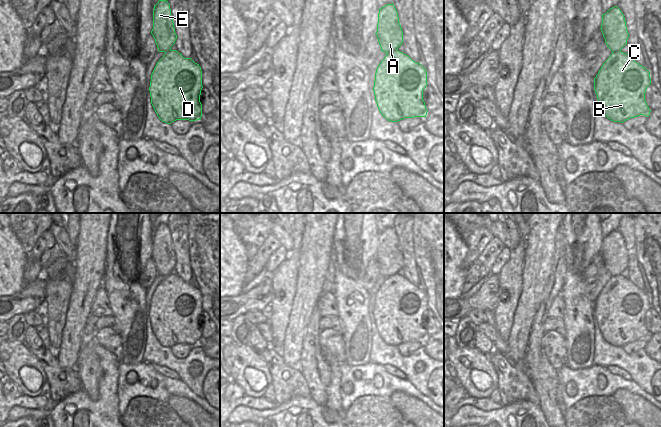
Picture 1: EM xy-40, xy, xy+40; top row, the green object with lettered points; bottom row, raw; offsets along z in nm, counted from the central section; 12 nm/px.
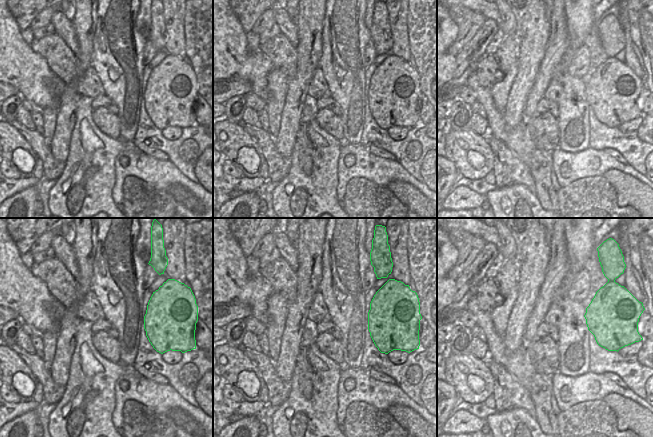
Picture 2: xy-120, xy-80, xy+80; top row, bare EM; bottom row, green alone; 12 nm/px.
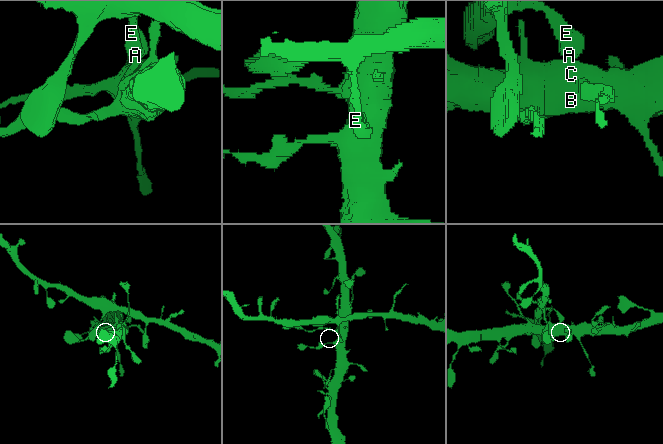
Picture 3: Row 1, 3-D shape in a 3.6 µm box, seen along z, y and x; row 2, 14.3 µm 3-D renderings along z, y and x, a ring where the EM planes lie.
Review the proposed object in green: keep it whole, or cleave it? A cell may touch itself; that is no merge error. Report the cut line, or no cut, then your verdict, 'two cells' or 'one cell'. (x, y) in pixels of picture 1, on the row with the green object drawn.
xy (396, 49), (387, 53) | two cells

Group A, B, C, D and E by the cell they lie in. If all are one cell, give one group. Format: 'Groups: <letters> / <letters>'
Groups: A E / B C D.

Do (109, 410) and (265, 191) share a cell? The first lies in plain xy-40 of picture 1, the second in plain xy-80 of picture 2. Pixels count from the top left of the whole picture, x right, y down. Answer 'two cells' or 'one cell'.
two cells

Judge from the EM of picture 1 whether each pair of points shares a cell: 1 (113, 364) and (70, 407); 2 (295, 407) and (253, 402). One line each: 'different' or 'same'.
1: same
2: different

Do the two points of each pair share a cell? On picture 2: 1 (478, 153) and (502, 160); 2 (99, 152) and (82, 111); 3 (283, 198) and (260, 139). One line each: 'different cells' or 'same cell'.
1: different cells
2: same cell
3: different cells

